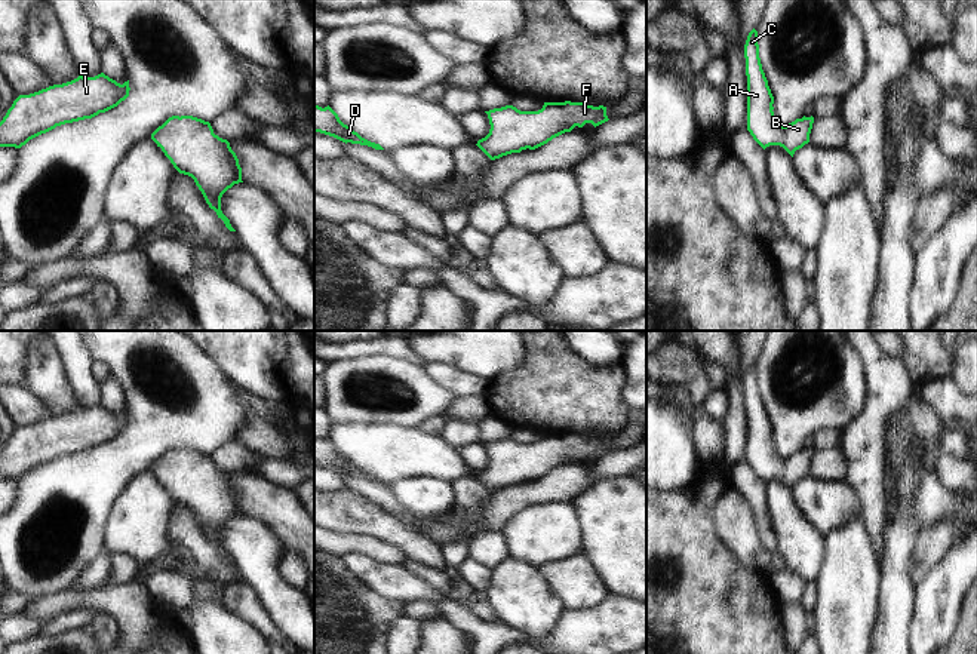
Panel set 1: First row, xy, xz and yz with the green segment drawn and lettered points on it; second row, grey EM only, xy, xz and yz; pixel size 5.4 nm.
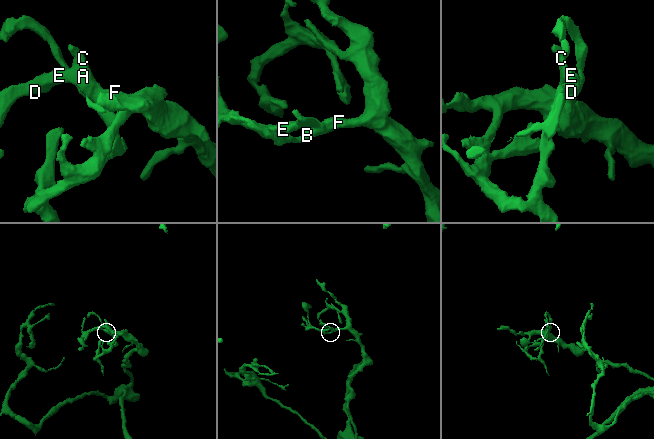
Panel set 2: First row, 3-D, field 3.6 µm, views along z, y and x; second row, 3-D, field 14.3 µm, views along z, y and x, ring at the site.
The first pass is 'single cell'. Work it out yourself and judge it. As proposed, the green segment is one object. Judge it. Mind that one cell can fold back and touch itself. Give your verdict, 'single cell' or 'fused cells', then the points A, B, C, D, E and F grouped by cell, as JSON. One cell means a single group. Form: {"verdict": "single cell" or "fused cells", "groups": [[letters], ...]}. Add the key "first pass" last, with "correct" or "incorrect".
{"verdict": "single cell", "groups": [["A", "B", "C", "D", "E", "F"]], "first pass": "correct"}

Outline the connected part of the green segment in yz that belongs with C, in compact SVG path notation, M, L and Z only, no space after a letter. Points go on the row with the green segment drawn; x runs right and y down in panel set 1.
M753 28L744 44L747 76L747 131L765 150L769 145L783 147L792 157L796 150L809 142L814 117L802 117L780 126L774 116L774 96L759 58L758 31Z

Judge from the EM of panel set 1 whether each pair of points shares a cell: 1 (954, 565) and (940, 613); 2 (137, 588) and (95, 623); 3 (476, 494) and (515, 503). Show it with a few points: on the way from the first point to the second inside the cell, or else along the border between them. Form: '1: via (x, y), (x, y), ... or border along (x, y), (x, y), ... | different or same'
1: via (954, 577), (943, 588), (940, 601) | same
2: border along (71, 617), (95, 611), (113, 614), (126, 638) | different
3: border along (494, 493), (479, 510), (478, 525), (482, 530) | different

